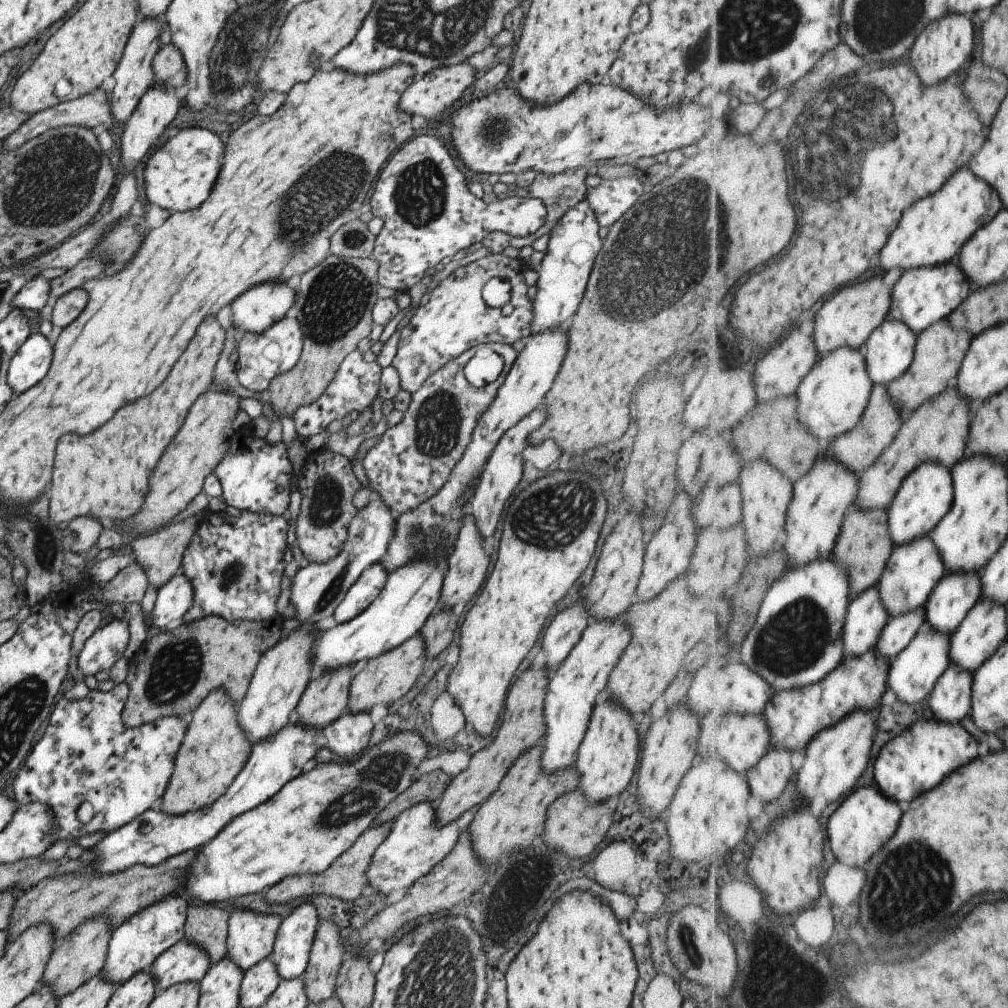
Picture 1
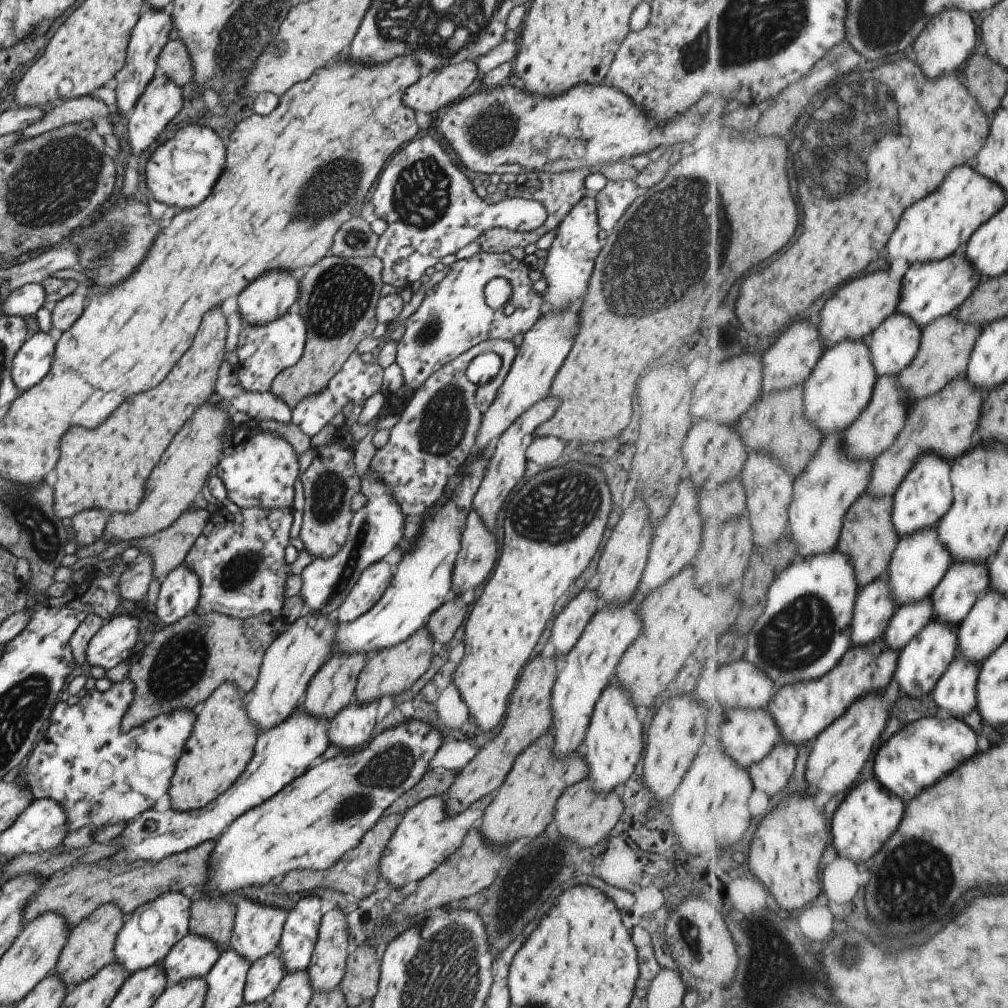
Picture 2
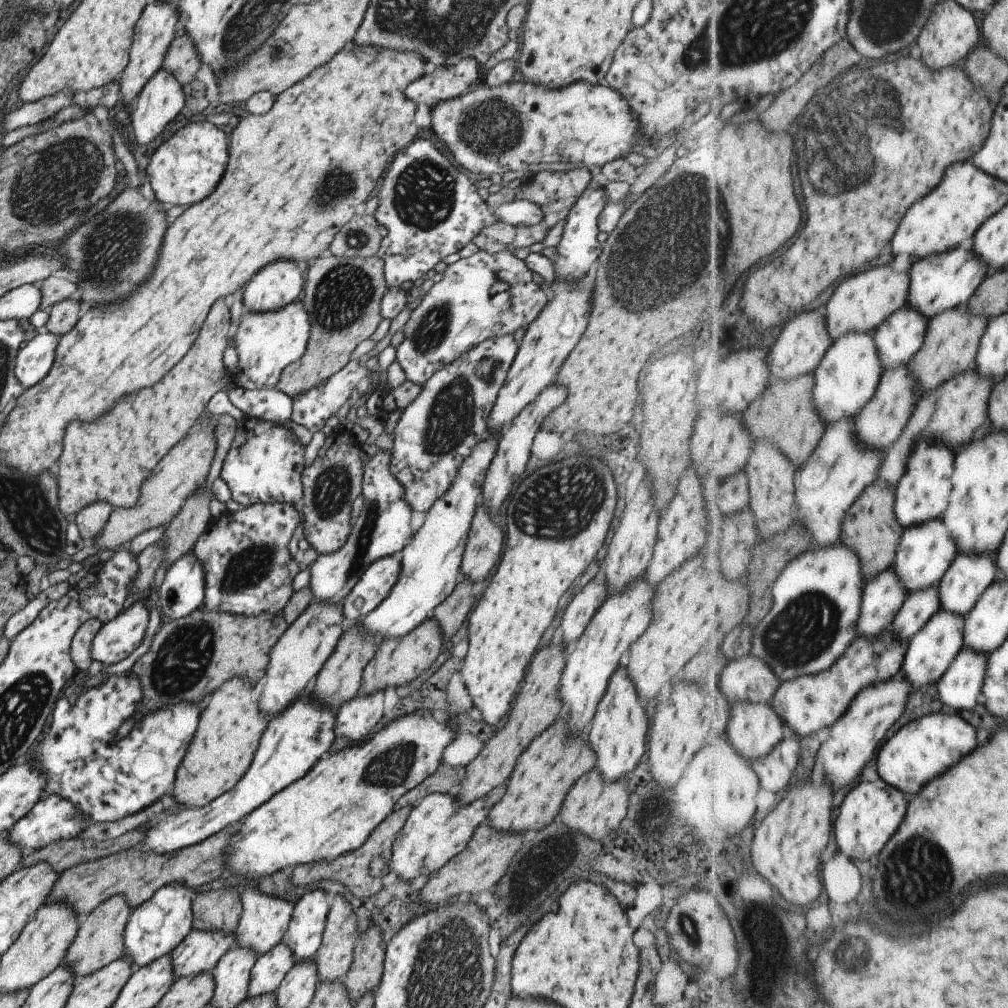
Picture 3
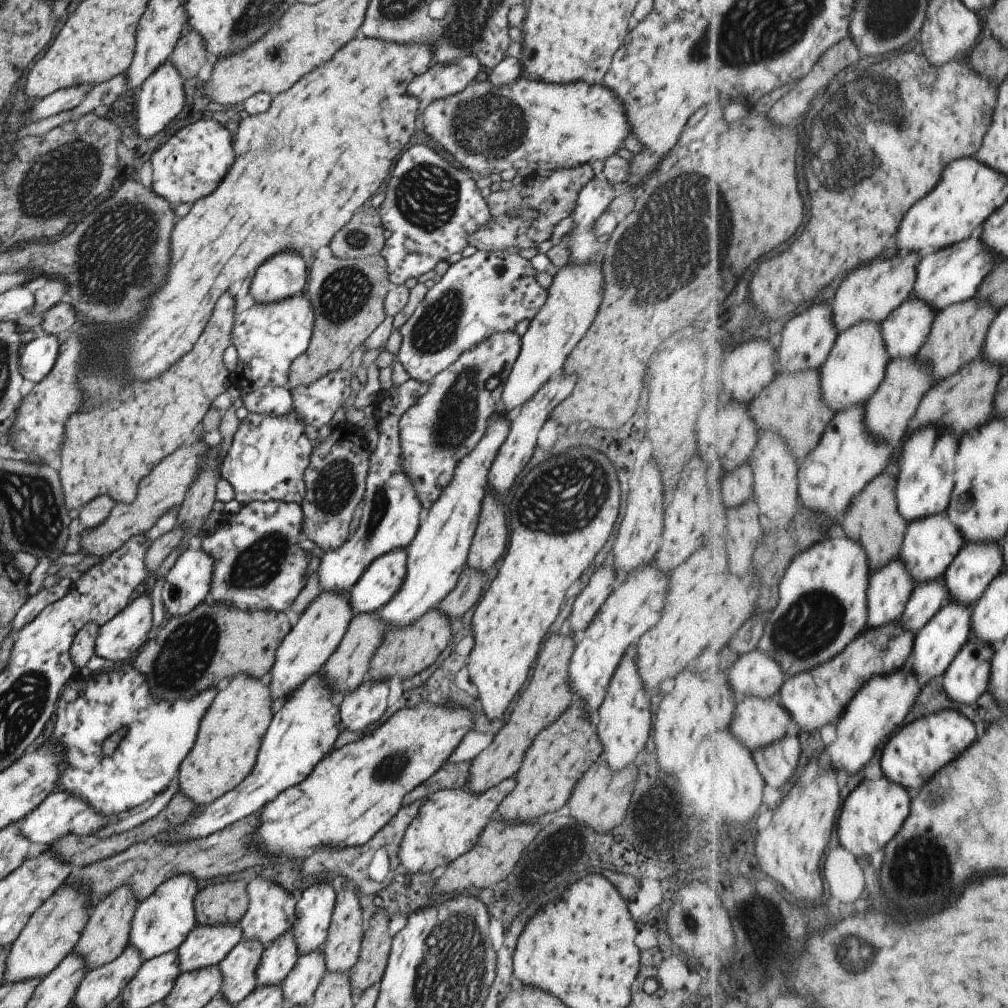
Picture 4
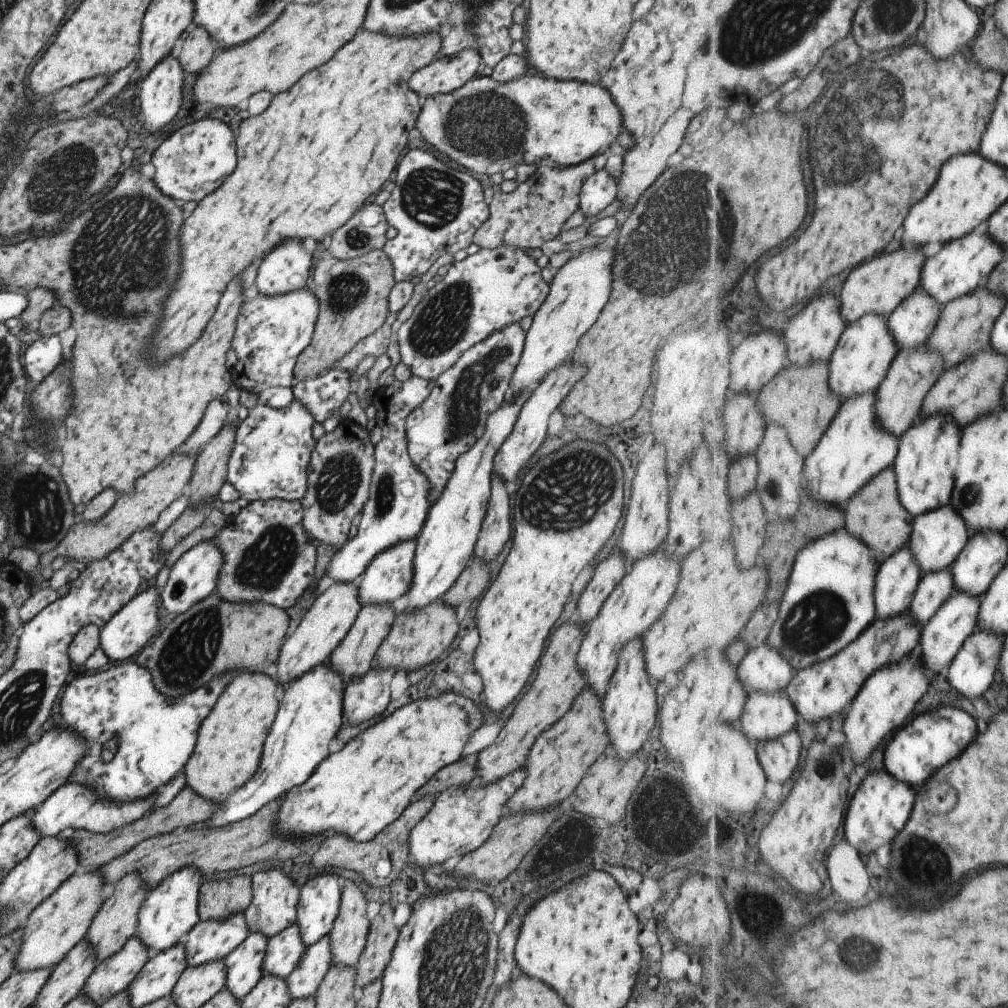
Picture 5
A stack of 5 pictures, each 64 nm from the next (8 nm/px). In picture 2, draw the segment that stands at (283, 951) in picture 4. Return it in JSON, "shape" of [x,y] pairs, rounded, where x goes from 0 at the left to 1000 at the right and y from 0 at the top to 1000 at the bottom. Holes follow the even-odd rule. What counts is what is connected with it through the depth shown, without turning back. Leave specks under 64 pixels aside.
{"shape":[[[274,941],[252,952],[244,964],[240,994],[251,996],[267,991],[281,970],[283,963],[281,956],[282,952]]]}

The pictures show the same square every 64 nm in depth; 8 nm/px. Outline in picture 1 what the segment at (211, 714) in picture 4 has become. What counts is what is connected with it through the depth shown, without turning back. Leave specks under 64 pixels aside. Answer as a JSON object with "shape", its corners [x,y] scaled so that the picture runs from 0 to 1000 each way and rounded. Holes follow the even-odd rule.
{"shape":[[[209,686],[186,711],[184,728],[160,790],[160,805],[169,809],[183,809],[207,800],[225,784],[233,769],[241,762],[248,742],[244,728],[236,721],[235,700],[223,686]]]}

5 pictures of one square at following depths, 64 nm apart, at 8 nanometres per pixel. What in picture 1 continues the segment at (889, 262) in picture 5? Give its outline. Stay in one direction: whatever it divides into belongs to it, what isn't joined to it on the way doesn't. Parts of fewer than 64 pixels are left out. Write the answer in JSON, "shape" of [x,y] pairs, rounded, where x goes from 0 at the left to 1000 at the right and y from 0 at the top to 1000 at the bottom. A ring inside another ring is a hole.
{"shape":[[[870,273],[860,280],[850,280],[846,286],[836,286],[826,294],[813,310],[811,323],[805,325],[813,354],[825,351],[834,344],[857,345],[861,335],[882,314],[885,308],[885,288],[875,273]]]}

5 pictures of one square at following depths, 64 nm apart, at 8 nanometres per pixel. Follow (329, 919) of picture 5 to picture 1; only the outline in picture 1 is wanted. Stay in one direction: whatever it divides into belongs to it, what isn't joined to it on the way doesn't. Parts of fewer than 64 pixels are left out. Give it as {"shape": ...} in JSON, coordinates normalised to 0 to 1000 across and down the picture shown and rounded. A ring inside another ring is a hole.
{"shape":[[[307,894],[300,895],[285,911],[279,912],[268,946],[279,971],[299,970],[314,917],[313,901]]]}

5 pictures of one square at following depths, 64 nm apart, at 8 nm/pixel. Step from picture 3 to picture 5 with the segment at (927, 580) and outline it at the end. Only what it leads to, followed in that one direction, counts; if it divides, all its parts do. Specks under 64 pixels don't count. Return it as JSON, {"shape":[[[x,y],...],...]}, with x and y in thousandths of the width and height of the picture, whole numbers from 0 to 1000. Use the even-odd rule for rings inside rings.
{"shape":[[[943,500],[914,511],[906,518],[906,529],[902,534],[901,543],[906,548],[908,556],[912,558],[912,563],[917,570],[943,563],[961,539],[963,528],[957,520],[955,512]]]}

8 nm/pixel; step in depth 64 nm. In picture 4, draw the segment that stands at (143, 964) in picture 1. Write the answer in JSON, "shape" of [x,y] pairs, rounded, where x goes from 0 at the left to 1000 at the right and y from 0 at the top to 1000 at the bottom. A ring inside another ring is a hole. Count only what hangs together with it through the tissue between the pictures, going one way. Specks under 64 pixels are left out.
{"shape":[[[174,868],[163,873],[152,883],[152,887],[136,897],[128,919],[126,938],[138,944],[141,954],[174,943],[189,925],[194,918],[192,889],[195,884],[194,873],[189,868]]]}

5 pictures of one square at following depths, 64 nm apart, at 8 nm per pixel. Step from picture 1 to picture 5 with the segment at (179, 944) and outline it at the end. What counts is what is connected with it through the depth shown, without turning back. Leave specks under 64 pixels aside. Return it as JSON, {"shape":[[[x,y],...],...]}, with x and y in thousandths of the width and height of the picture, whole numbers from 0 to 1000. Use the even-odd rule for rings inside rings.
{"shape":[[[240,907],[223,913],[197,914],[181,935],[184,958],[193,960],[211,952],[222,952],[246,929]]]}

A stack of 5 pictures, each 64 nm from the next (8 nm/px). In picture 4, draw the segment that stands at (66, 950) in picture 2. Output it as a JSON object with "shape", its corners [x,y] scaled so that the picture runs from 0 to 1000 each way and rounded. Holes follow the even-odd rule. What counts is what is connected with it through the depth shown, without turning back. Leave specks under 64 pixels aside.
{"shape":[[[120,879],[120,881],[114,881],[112,885],[102,890],[90,901],[86,915],[80,923],[80,929],[76,931],[76,935],[70,942],[72,946],[76,946],[82,952],[85,963],[108,956],[110,952],[114,952],[124,942],[127,935],[128,919],[130,919],[135,899],[136,893],[132,891],[128,879]]]}

